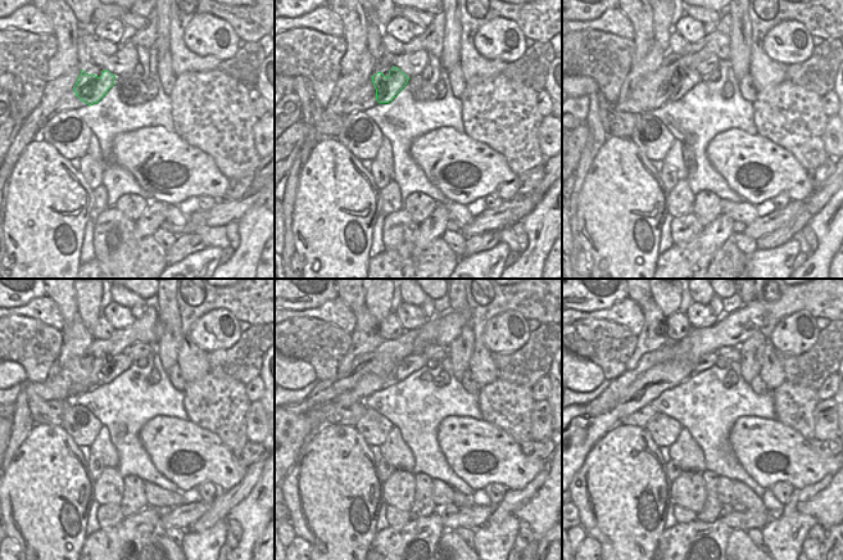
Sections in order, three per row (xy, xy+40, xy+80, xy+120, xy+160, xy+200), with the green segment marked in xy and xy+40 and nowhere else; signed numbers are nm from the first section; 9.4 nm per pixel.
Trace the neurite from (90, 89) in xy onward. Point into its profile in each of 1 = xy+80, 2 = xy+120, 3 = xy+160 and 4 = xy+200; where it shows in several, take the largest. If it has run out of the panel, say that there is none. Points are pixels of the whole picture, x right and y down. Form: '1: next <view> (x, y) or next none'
1: next xy+80 (688, 76)
2: next xy+120 (116, 362)
3: next xy+160 (407, 364)
4: next xy+200 (708, 360)

